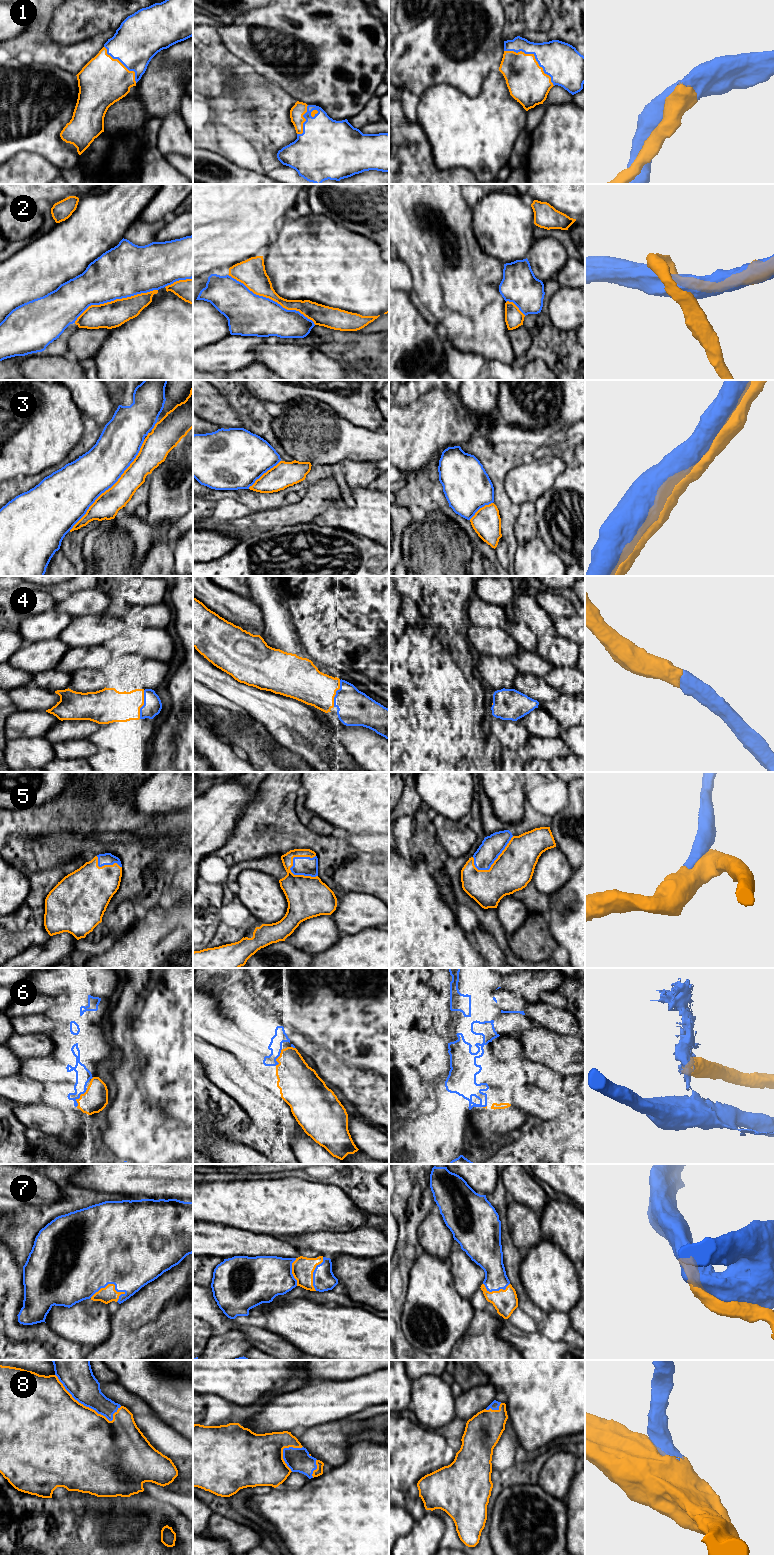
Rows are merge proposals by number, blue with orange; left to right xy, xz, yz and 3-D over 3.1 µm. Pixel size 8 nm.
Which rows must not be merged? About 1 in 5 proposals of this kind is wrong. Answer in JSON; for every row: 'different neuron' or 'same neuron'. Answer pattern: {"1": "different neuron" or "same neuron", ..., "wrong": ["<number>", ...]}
{"1": "same neuron", "2": "same neuron", "3": "same neuron", "4": "same neuron", "5": "same neuron", "6": "different neuron", "7": "same neuron", "8": "same neuron", "wrong": ["6"]}

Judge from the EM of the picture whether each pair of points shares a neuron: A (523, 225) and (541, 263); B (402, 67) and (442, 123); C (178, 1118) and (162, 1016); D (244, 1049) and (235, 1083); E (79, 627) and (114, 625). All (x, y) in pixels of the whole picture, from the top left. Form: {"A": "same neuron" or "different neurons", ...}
{"A": "same neuron", "B": "different neurons", "C": "same neuron", "D": "different neurons", "E": "same neuron"}

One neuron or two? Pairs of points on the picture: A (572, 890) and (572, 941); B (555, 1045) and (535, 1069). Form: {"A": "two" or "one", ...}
{"A": "one", "B": "two"}

